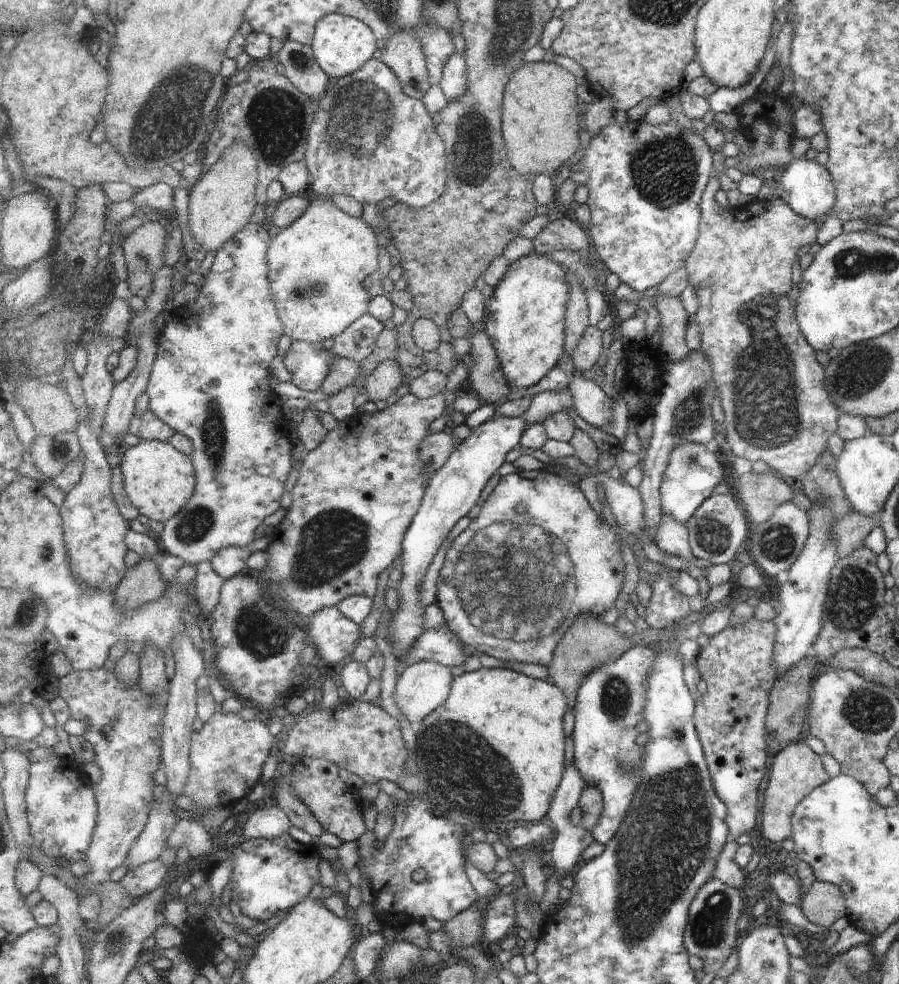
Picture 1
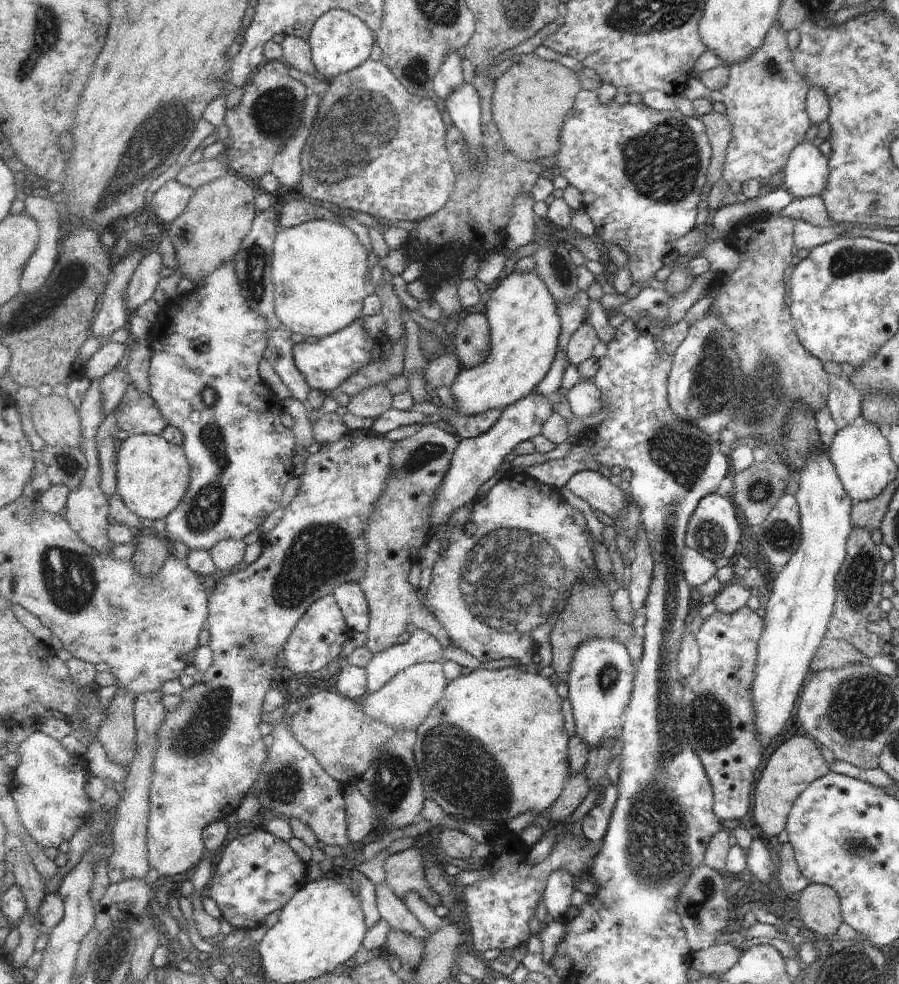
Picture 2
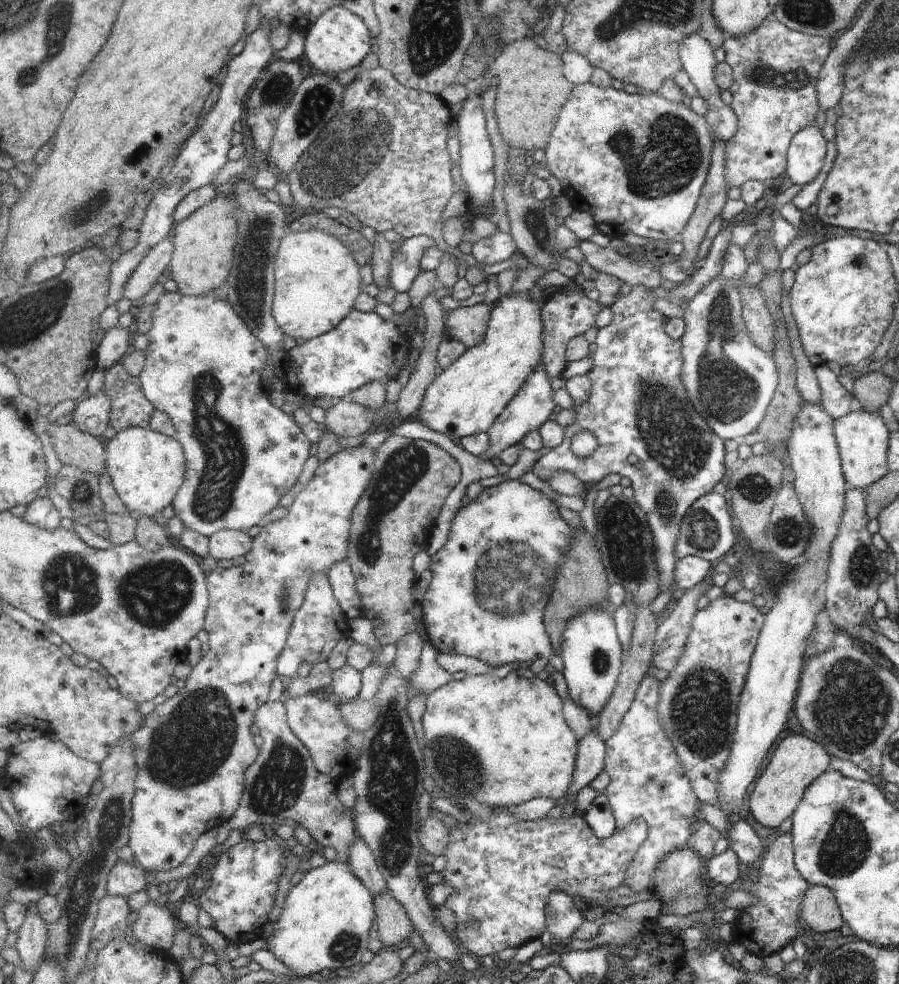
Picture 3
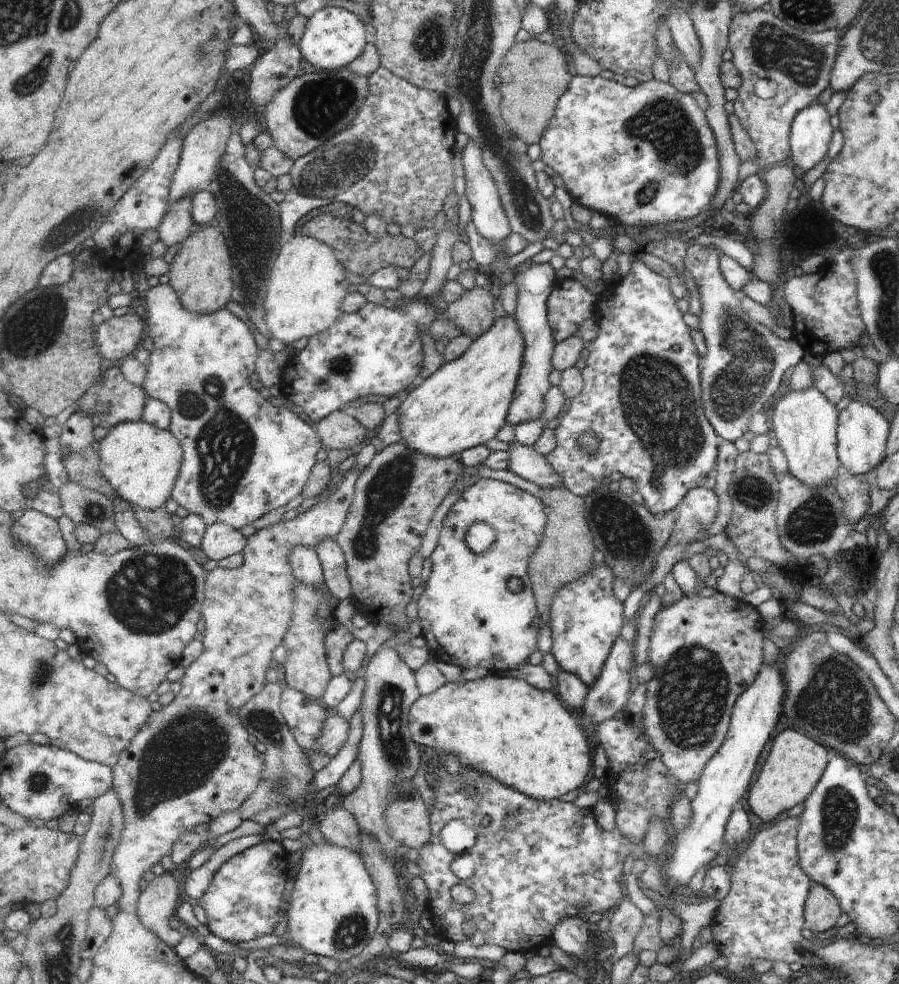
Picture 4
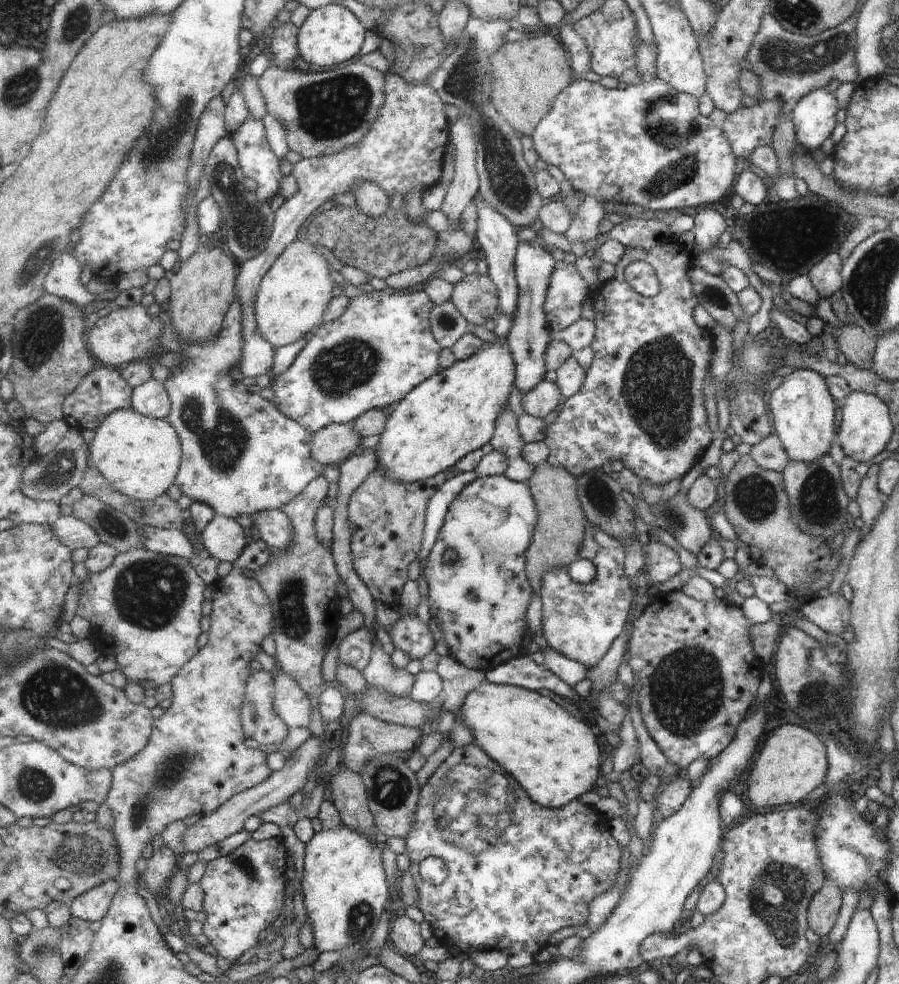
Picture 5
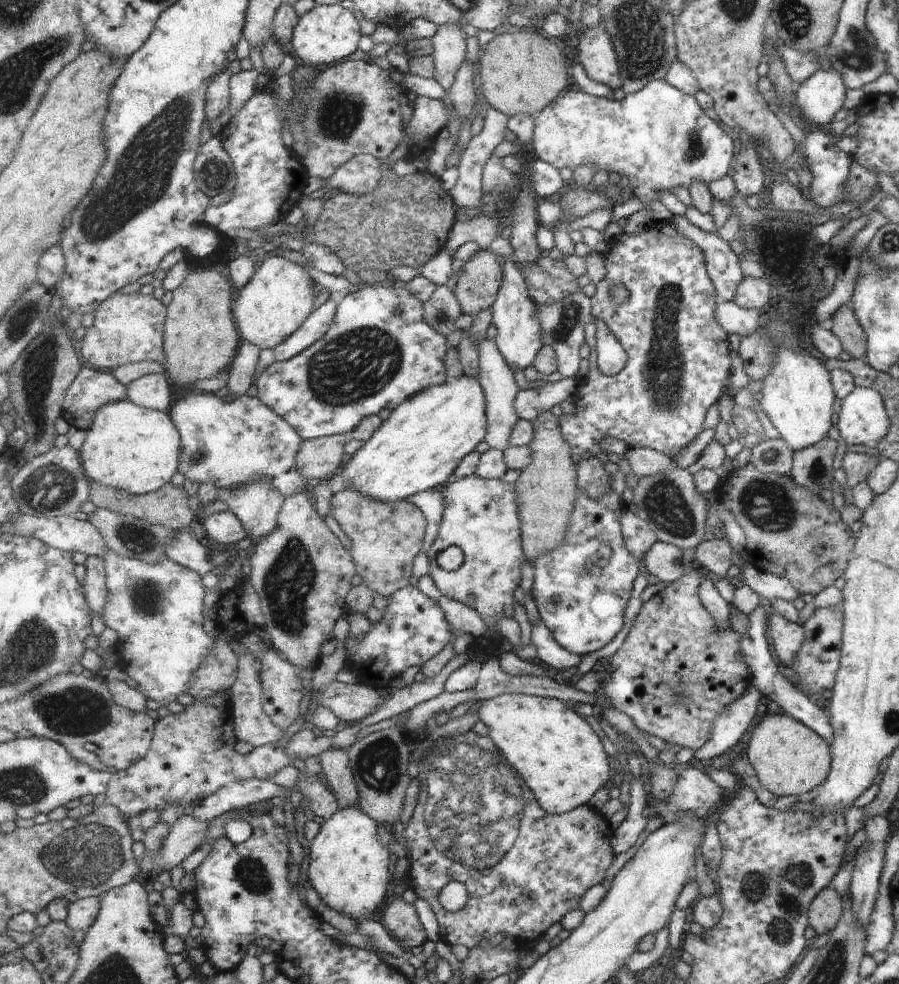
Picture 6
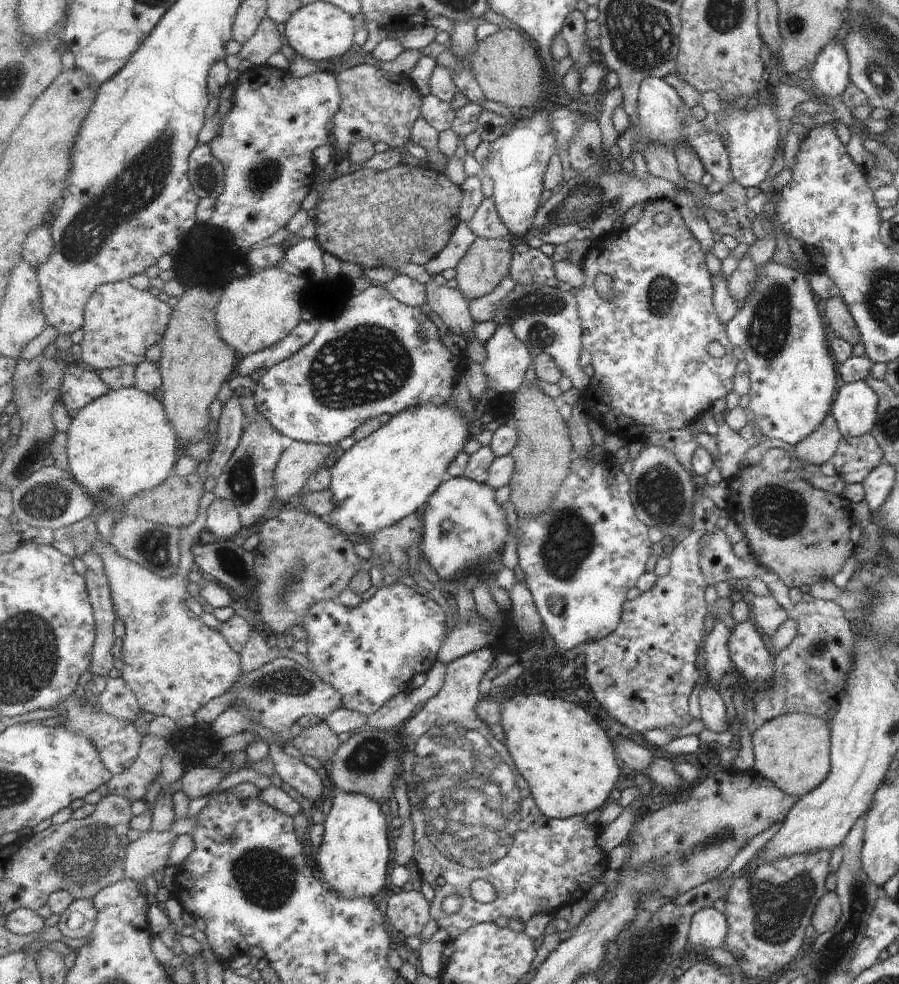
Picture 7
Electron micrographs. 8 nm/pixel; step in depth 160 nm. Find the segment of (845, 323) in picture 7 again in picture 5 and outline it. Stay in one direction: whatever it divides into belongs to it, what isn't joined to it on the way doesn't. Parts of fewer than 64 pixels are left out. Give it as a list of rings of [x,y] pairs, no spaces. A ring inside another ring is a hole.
[[[855,324],[835,328],[835,331],[838,351],[855,368],[870,370],[875,340],[867,338],[866,334]]]

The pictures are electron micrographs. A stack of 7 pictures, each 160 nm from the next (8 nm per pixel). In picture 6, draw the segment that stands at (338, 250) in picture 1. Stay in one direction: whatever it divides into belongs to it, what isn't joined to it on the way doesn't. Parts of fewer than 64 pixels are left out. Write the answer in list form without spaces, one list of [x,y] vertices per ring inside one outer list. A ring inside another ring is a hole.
[[[279,252],[268,253],[234,303],[234,318],[241,339],[256,344],[260,349],[274,349],[283,344],[316,310],[315,298],[319,288],[305,265],[300,266]]]

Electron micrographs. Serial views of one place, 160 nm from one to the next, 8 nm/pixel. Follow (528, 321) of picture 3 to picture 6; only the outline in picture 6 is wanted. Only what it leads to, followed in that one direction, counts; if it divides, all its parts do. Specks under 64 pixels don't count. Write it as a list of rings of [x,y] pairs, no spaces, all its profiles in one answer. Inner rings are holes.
[[[462,374],[457,378],[449,378],[442,385],[427,387],[394,409],[340,472],[352,481],[351,489],[384,503],[399,503],[417,493],[443,488],[452,481],[461,461],[486,440],[489,426],[487,410],[485,391],[478,378]]]

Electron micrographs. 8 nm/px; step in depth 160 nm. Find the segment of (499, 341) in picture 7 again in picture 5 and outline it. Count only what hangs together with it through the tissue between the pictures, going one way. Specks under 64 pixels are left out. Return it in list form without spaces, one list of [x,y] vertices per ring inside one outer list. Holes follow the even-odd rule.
[[[479,193],[474,198],[478,208],[478,231],[475,240],[486,255],[487,274],[492,277],[500,296],[500,311],[508,314],[514,322],[517,312],[519,287],[516,279],[516,252],[520,243],[519,229],[493,205],[490,205]]]

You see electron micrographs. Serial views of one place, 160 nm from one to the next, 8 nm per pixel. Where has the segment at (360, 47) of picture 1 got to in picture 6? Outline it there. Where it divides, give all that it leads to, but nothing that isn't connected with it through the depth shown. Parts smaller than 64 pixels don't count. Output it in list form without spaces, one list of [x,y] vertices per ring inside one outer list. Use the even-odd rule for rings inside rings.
[[[341,3],[317,5],[311,12],[300,17],[290,46],[302,62],[309,65],[335,64],[345,58],[359,56],[362,34],[358,19],[358,13],[349,12]]]

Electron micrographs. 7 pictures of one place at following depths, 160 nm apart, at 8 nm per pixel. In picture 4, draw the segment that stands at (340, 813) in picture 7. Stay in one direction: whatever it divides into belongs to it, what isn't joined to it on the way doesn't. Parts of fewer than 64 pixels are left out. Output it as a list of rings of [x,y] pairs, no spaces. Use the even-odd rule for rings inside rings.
[[[283,838],[282,843],[289,852],[302,850],[293,892],[289,897],[287,930],[281,936],[286,941],[284,946],[299,947],[305,954],[325,956],[349,965],[372,943],[380,926],[379,890],[364,857],[327,840],[308,847],[293,839]]]

